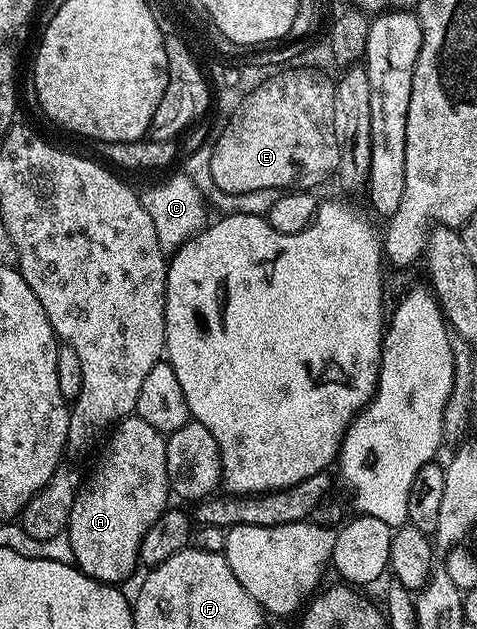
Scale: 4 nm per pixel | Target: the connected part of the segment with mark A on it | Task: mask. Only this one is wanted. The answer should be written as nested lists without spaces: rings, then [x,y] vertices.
[[[134,413],[116,424],[109,437],[105,456],[98,461],[97,468],[89,475],[89,480],[86,483],[82,482],[77,488],[77,496],[71,505],[67,534],[71,545],[71,559],[77,570],[100,583],[120,585],[131,572],[138,570],[143,537],[147,529],[155,525],[155,521],[159,521],[159,517],[170,506],[171,492],[167,481],[167,449],[164,434],[156,431],[147,421]]]

